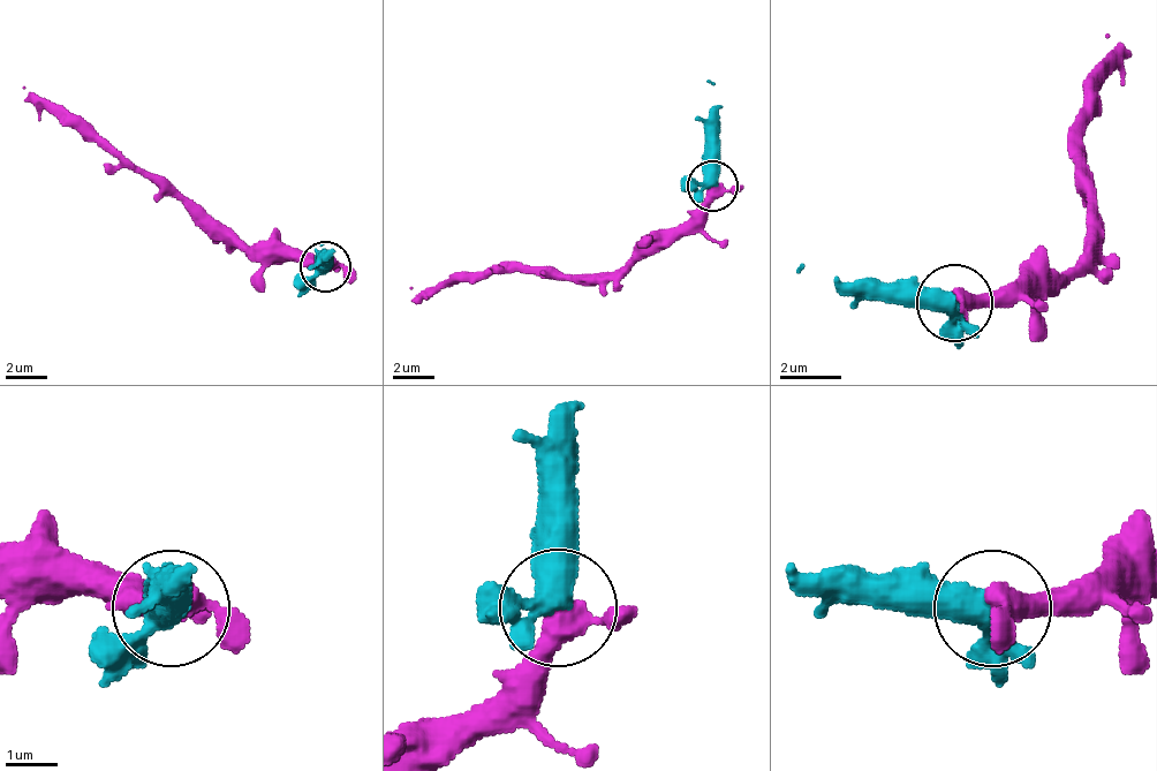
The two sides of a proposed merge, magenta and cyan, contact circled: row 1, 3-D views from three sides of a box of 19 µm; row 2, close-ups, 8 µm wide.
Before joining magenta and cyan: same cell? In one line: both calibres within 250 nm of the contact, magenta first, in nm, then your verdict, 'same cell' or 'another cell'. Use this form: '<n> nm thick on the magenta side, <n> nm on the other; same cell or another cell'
400 nm thick on the magenta side, 440 nm on the other; same cell

